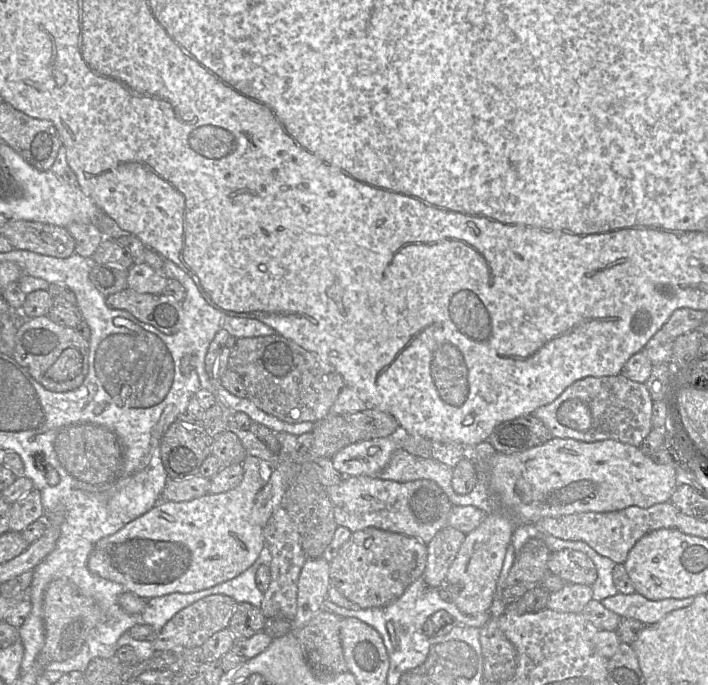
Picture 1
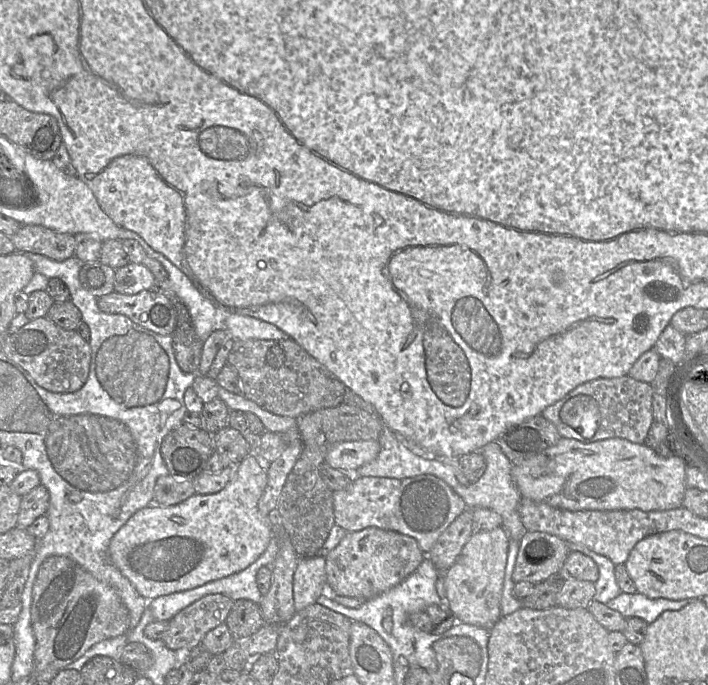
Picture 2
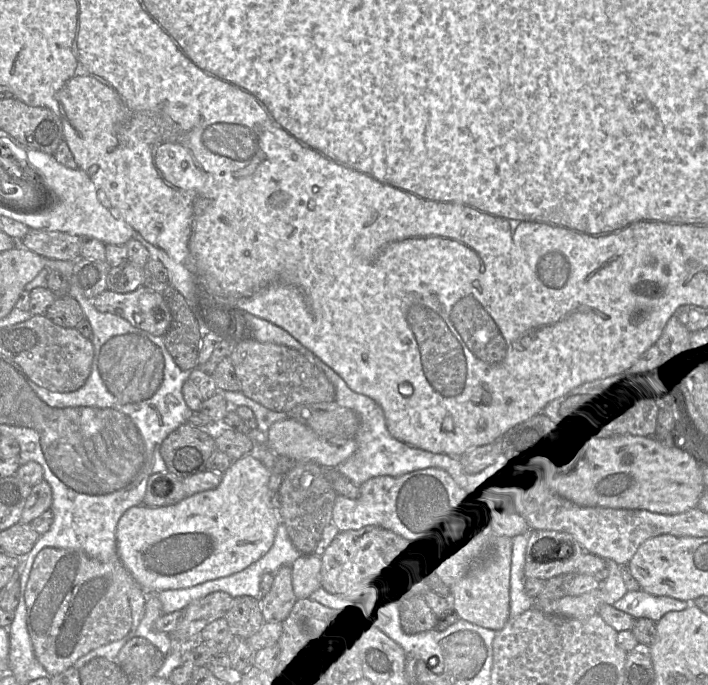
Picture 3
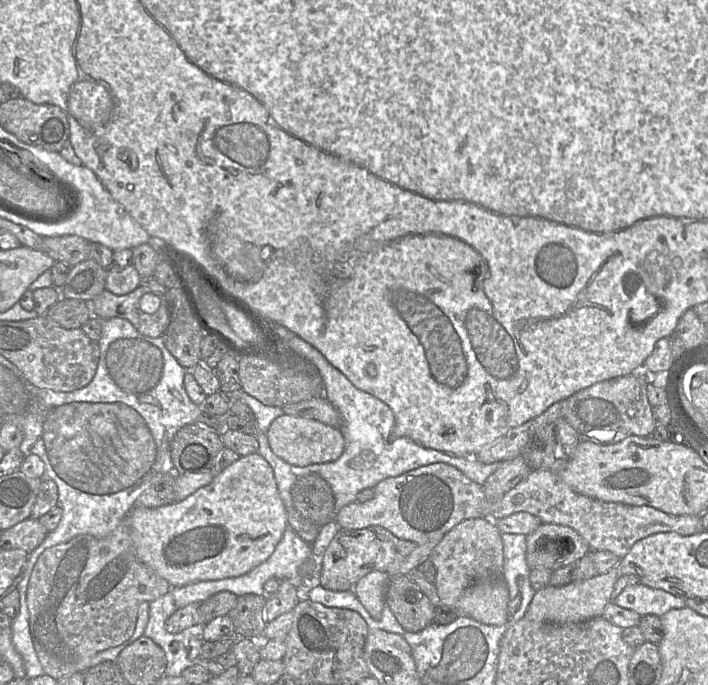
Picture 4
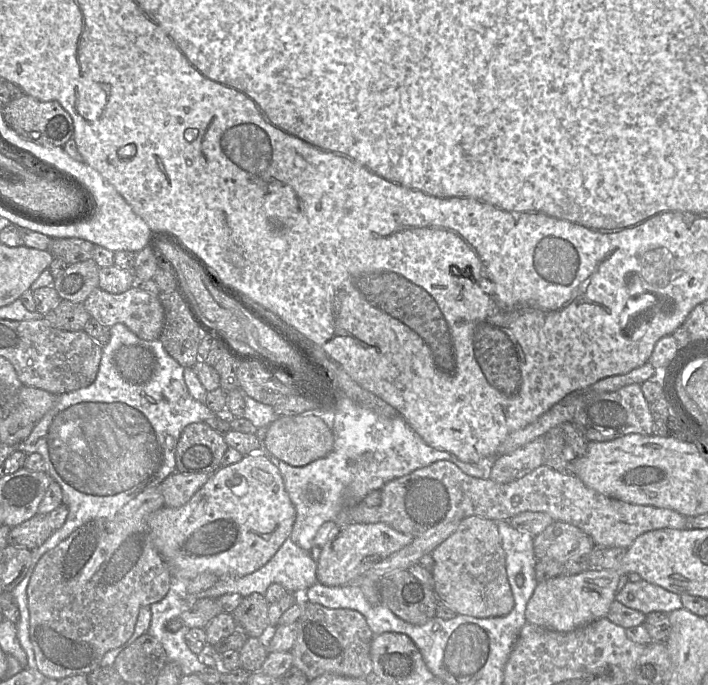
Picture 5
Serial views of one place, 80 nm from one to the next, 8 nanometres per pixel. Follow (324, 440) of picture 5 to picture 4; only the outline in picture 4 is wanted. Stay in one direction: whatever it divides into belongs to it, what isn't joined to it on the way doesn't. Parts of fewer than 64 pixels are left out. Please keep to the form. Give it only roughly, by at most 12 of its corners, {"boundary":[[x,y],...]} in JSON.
{"boundary":[[283,414],[266,435],[272,452],[298,467],[334,462],[338,428]]}

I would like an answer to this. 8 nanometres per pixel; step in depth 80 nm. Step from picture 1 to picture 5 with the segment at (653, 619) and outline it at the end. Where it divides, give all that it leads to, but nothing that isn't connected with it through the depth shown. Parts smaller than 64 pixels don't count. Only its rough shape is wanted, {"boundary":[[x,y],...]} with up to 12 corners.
{"boundary":[[643,579],[615,601],[646,615],[683,607],[680,595]]}

